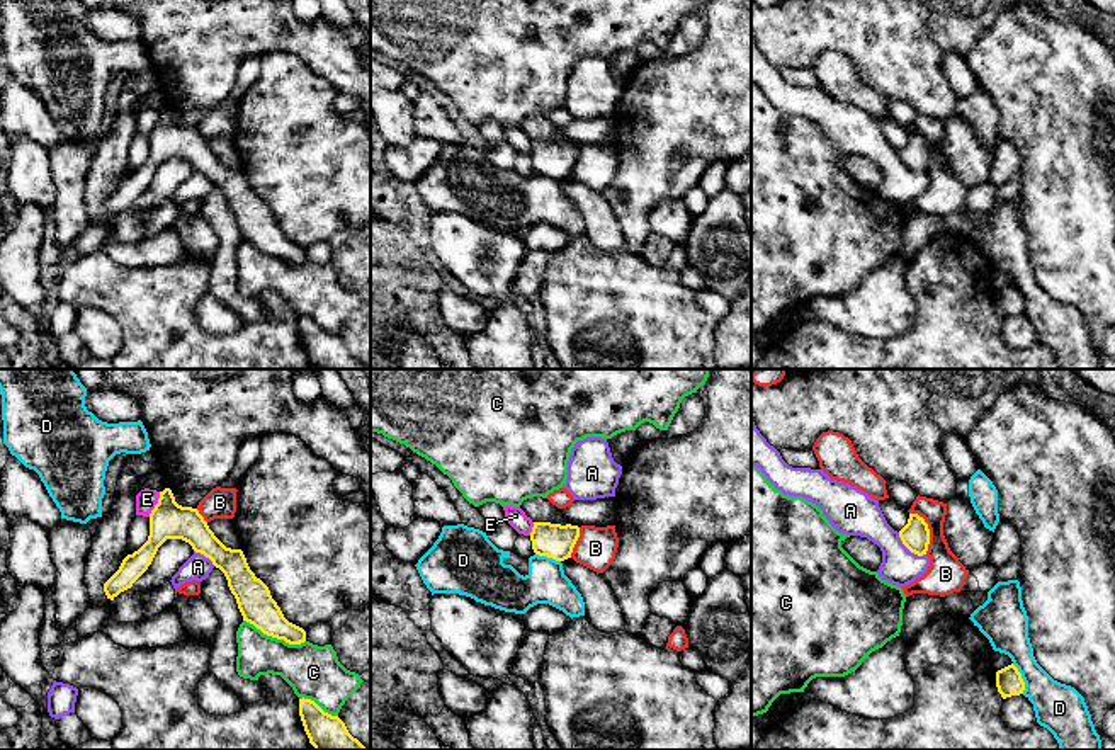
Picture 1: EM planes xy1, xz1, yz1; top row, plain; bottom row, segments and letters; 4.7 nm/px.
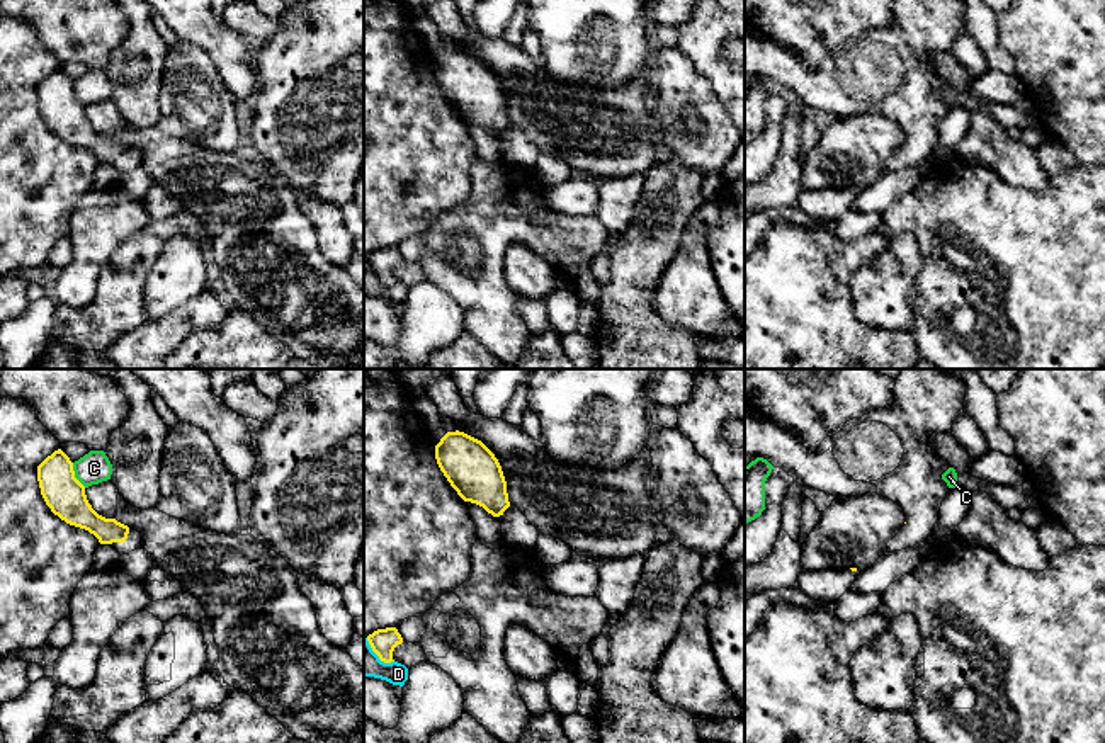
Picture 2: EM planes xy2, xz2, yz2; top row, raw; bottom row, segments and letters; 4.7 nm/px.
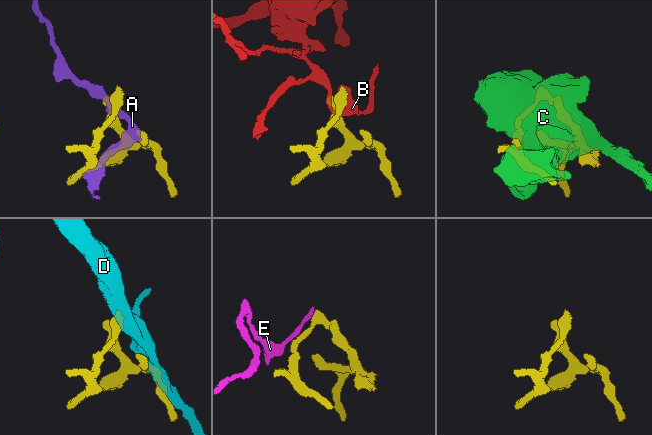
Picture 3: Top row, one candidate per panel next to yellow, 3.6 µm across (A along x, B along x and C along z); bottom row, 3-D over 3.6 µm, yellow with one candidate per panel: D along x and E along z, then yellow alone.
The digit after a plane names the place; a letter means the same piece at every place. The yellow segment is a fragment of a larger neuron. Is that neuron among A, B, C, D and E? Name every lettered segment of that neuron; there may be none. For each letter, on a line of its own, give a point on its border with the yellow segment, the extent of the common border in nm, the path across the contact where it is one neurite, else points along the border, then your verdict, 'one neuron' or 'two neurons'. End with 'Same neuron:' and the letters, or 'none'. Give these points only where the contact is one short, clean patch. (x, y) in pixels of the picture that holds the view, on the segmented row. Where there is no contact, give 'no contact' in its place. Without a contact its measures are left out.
A: contact yz1 (910, 550); length 170 nm; two neurons
B: contact yz1 (928, 529); length 220 nm; border yz1 (910, 512), (915, 512), (927, 524), (927, 553); two neurons
C: contact xy1 (274, 636); length 320 nm; two neurons
D: contact yz1 (1022, 679); length 160 nm; two neurons
E: contact xy1 (157, 504); length 130 nm; border xy1 (160, 492), (158, 502), (148, 516); two neurons
Same neuron: none

